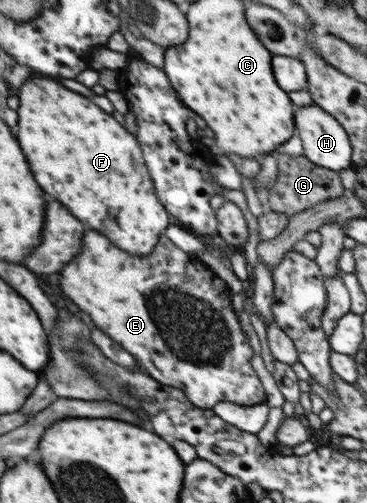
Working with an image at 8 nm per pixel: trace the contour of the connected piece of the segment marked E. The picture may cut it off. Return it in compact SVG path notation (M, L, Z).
M91 230L91 234L87 234L87 254L83 254L83 256L79 256L78 254L74 260L79 260L79 262L71 262L69 266L66 266L67 270L63 270L63 274L59 278L61 288L63 288L62 291L69 296L71 305L75 306L75 308L81 308L81 311L89 314L94 324L105 332L105 334L108 334L115 342L118 342L129 354L132 354L148 375L151 375L161 384L182 390L187 399L202 409L212 409L218 402L232 402L241 406L253 406L266 402L263 385L261 385L261 381L250 363L251 358L253 358L253 349L251 349L247 335L241 330L239 318L232 306L231 298L233 291L206 264L203 264L203 262L192 254L177 248L164 235L160 236L155 250L149 254L132 255L127 251L119 250L118 247L115 248L103 234L93 232L93 230Z

